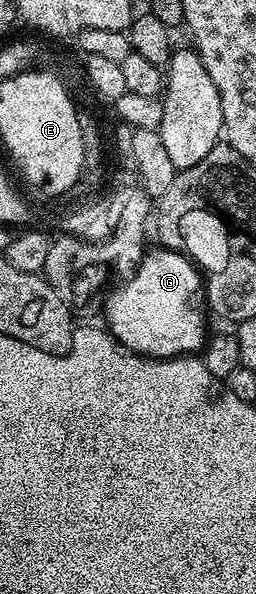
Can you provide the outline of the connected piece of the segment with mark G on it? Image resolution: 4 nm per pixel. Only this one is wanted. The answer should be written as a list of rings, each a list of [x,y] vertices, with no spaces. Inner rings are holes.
[[[158,250],[148,255],[146,252],[124,282],[128,283],[108,297],[105,327],[121,345],[137,355],[152,359],[187,357],[198,352],[205,343],[205,299],[201,294],[201,271],[178,251]]]

